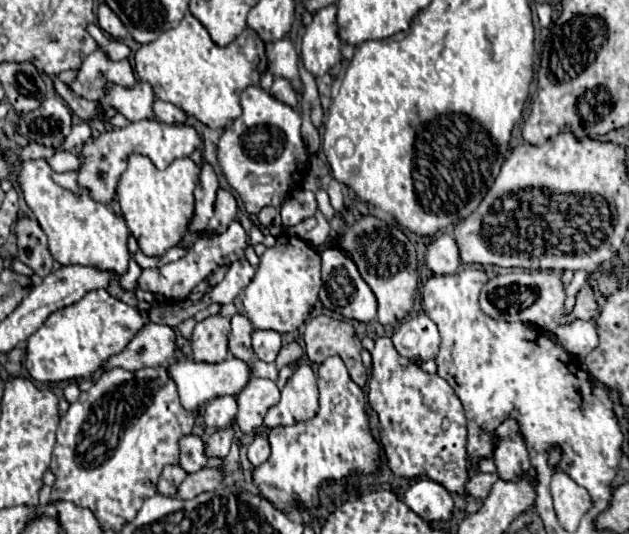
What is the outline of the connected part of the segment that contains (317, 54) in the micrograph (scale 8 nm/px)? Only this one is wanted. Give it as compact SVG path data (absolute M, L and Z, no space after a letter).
M336 5L314 13L302 37L302 63L312 75L324 75L340 61L340 39L336 27Z

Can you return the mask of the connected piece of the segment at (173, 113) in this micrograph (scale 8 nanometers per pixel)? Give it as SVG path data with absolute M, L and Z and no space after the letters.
M160 99L154 101L152 109L154 109L156 119L162 121L162 123L184 123L186 117L188 117L184 111L180 111L172 103L166 103L166 101L160 101Z

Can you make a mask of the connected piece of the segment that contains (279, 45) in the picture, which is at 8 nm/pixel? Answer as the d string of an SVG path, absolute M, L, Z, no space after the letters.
M282 37L266 45L266 55L270 61L270 71L280 75L292 83L294 89L300 89L300 75L298 75L298 55L290 37Z

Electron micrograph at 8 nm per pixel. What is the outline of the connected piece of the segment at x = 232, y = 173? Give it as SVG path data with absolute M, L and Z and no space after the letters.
M248 87L240 97L240 105L242 115L218 141L218 163L222 173L240 193L248 213L260 213L266 205L282 207L292 191L302 185L308 169L308 151L300 135L302 117L262 87Z

